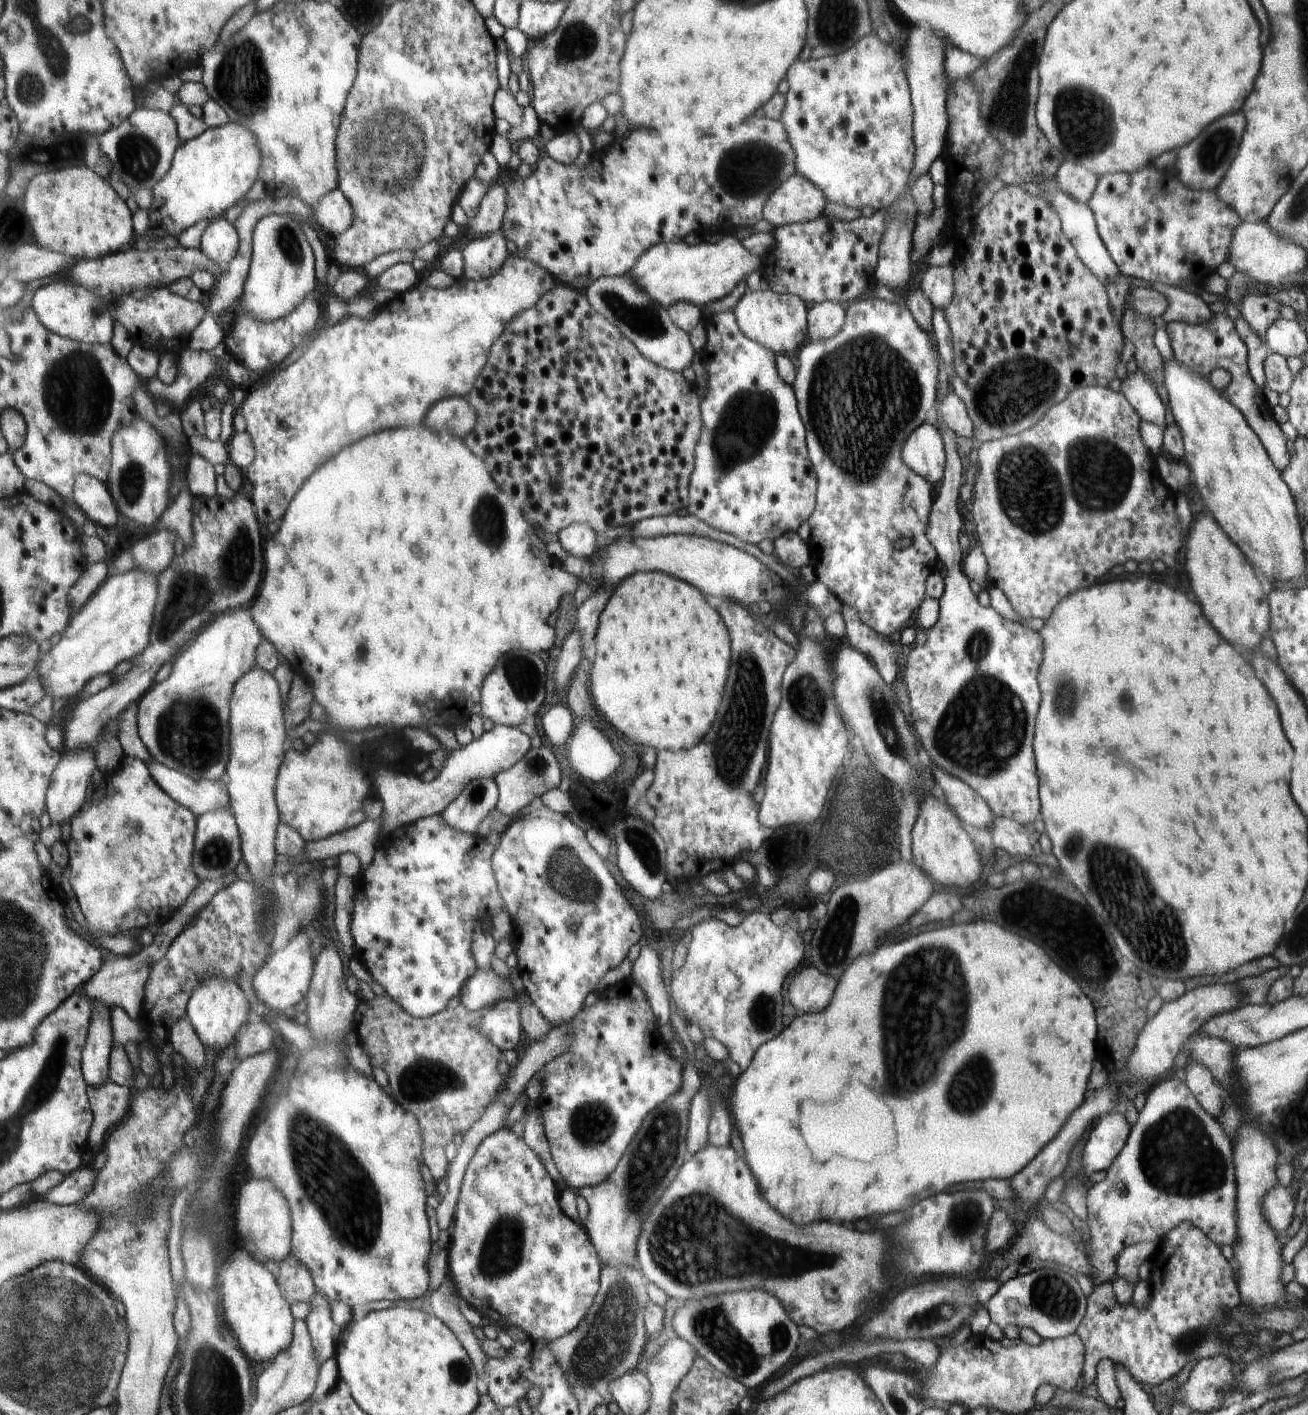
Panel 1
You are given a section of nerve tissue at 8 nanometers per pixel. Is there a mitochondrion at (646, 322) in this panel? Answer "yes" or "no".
yes

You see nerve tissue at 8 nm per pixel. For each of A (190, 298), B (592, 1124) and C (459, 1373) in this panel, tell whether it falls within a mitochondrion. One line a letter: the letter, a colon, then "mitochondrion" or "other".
A: other
B: mitochondrion
C: mitochondrion

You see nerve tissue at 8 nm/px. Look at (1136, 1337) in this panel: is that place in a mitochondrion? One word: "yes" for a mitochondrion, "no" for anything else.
no

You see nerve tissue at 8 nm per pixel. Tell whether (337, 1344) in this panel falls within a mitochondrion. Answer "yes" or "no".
no

